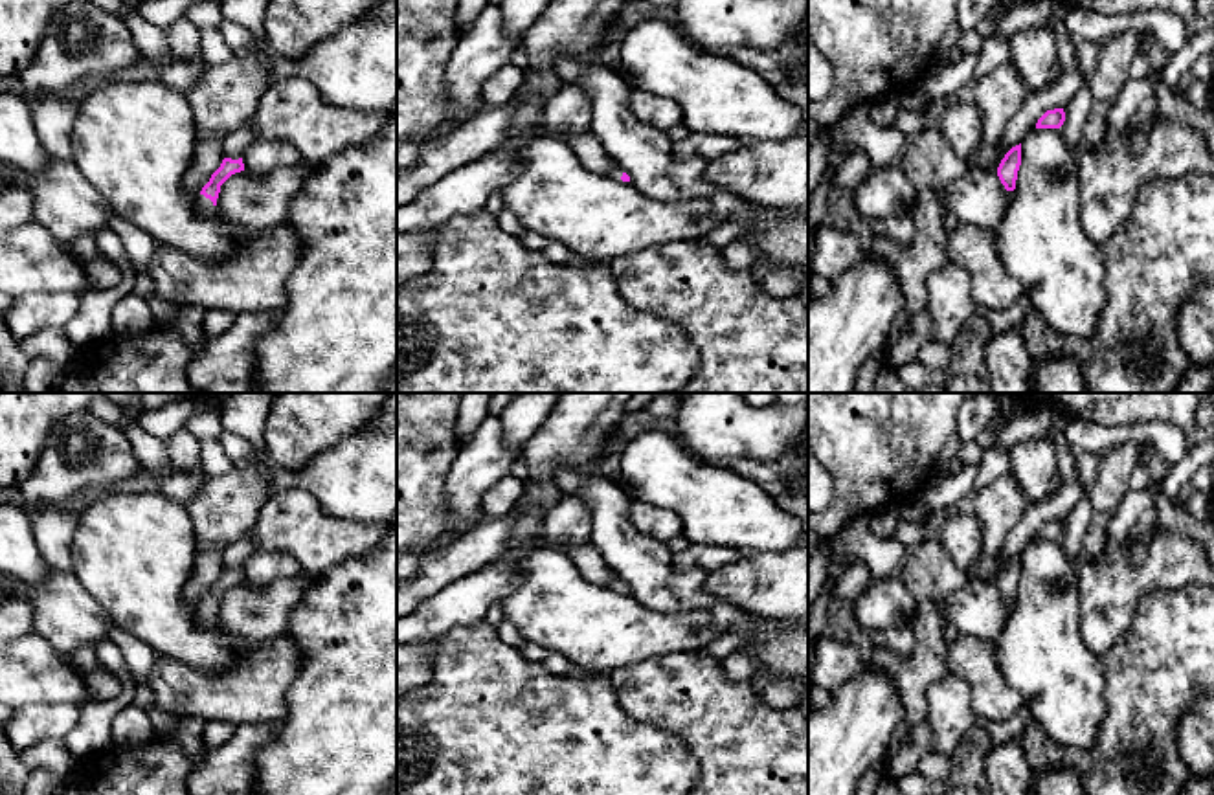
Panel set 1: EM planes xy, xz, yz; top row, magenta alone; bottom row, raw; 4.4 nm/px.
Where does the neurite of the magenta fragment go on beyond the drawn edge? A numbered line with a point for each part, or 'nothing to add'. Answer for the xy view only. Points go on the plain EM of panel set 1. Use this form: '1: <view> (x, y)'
1: xy (204, 617)

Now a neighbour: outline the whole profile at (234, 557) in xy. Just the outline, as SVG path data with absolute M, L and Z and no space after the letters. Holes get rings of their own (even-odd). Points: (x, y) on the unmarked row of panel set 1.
M250 532L224 547L222 564L224 569L239 571L244 562L255 553L255 543Z

